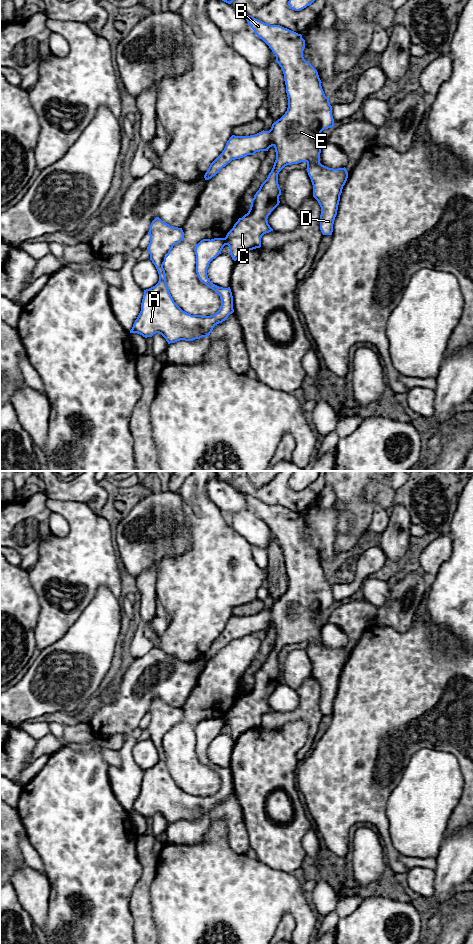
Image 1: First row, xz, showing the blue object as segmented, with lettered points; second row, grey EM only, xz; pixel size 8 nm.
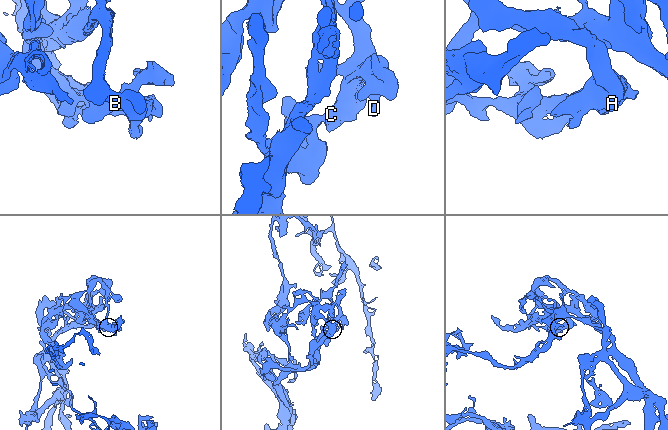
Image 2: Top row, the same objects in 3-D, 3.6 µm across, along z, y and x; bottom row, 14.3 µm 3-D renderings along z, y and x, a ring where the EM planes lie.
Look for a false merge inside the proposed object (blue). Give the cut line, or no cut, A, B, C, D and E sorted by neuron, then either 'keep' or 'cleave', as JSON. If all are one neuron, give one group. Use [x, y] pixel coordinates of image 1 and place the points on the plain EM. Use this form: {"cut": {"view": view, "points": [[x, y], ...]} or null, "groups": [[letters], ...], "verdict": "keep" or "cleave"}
{"cut": {"view": "xz", "points": [[224, 718], [226, 724]]}, "groups": [["A"], ["B", "C", "D", "E"]], "verdict": "cleave"}

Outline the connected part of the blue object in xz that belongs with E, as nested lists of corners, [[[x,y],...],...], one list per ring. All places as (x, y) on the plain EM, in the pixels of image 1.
[[[243,495],[254,513],[276,536],[284,554],[288,588],[269,611],[250,616],[232,615],[204,655],[205,660],[209,660],[232,640],[268,631],[272,626],[275,628],[273,648],[251,680],[248,693],[238,699],[225,717],[234,741],[245,732],[260,728],[262,716],[273,711],[267,699],[280,683],[278,654],[285,646],[307,643],[313,677],[321,687],[323,715],[332,715],[340,675],[348,658],[345,647],[333,649],[320,643],[321,612],[335,604],[332,586],[324,574],[318,552],[303,537],[305,520],[302,515]]]

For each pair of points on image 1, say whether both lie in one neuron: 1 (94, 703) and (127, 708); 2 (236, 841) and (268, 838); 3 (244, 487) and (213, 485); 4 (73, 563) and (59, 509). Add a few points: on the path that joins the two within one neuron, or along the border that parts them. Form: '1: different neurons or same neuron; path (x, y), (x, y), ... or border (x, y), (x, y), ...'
1: different neurons; border (118, 686), (115, 696), (104, 703), (88, 722)
2: different neurons; border (243, 817), (249, 850), (251, 852)
3: different neurons; border (229, 484), (242, 493)
4: same neuron; path (74, 550), (74, 524), (72, 522)

